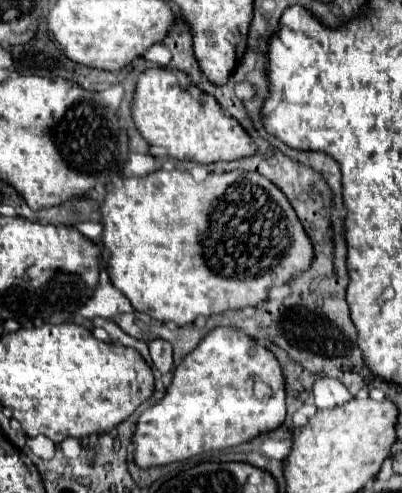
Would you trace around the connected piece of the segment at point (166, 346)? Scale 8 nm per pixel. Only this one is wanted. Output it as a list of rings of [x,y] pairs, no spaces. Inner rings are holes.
[[[154,340],[148,344],[150,346],[150,356],[154,360],[154,366],[162,372],[168,374],[174,368],[174,358],[172,358],[172,344],[166,340]]]

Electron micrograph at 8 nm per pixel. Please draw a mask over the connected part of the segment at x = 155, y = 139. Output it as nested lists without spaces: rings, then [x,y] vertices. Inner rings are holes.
[[[148,68],[138,78],[132,102],[132,116],[140,134],[154,146],[168,148],[170,158],[212,164],[220,160],[238,160],[258,152],[258,146],[240,126],[240,122],[222,112],[218,100],[190,82],[174,68]]]

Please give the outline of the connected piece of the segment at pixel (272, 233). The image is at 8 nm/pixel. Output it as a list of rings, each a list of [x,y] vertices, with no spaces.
[[[156,170],[148,176],[142,178],[124,178],[122,184],[110,192],[106,192],[106,200],[100,204],[102,208],[102,224],[104,224],[104,236],[102,244],[106,250],[110,250],[110,260],[108,260],[108,274],[112,284],[130,300],[132,308],[138,312],[150,314],[158,322],[174,322],[176,326],[192,324],[198,316],[212,316],[212,314],[222,314],[228,310],[240,310],[246,306],[256,306],[258,302],[264,302],[268,298],[268,292],[272,286],[282,286],[286,284],[292,276],[304,272],[310,268],[312,262],[312,242],[306,242],[306,232],[290,206],[288,198],[258,172],[246,172],[246,170],[232,170],[224,174],[210,174],[206,180],[196,182],[190,172],[186,170]]]

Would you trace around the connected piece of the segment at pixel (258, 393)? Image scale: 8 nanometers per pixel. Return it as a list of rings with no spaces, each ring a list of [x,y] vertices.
[[[220,326],[208,332],[206,338],[198,344],[198,348],[194,348],[174,370],[174,378],[170,388],[166,390],[166,396],[140,416],[134,434],[136,442],[134,460],[140,468],[182,462],[202,452],[224,450],[244,444],[266,430],[270,432],[280,428],[284,424],[284,418],[286,418],[286,378],[278,358],[242,330]]]

